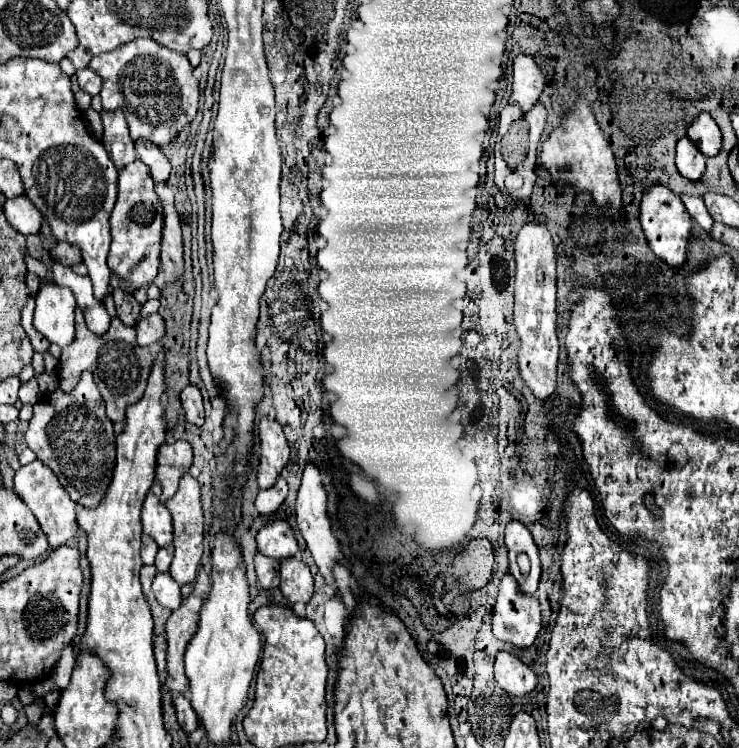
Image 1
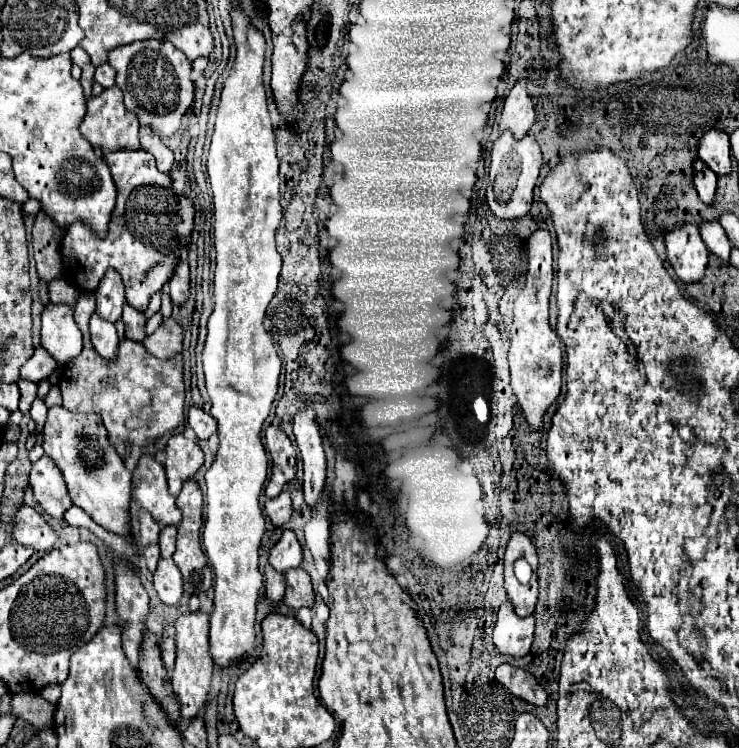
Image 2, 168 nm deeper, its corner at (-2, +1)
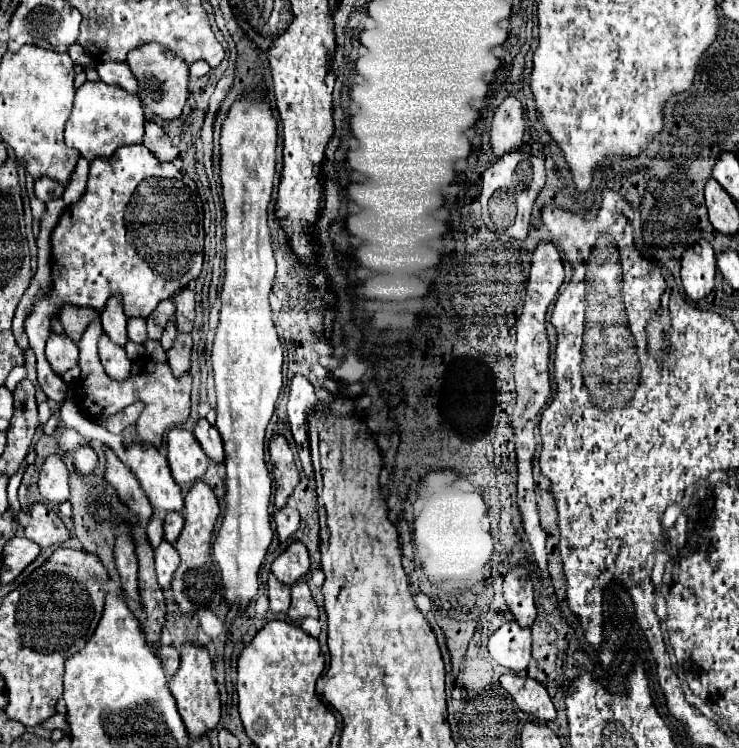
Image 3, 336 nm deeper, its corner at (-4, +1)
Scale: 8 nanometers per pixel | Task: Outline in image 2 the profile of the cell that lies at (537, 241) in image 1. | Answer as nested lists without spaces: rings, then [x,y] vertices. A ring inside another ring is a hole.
[[[535,230],[529,238],[529,270],[525,288],[515,300],[513,306],[513,324],[511,324],[511,348],[509,348],[509,368],[511,368],[511,386],[519,400],[519,406],[531,424],[531,428],[541,426],[541,418],[551,402],[557,400],[561,392],[561,374],[563,374],[563,354],[561,340],[549,326],[549,296],[553,282],[553,256],[551,256],[551,236],[547,230]]]

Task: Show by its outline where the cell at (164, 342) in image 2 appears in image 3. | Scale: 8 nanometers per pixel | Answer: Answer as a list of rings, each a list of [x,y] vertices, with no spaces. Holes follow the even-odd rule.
[[[177,332],[173,348],[167,352],[167,364],[171,366],[175,378],[181,378],[185,372],[191,370],[191,348],[193,348],[191,334]]]

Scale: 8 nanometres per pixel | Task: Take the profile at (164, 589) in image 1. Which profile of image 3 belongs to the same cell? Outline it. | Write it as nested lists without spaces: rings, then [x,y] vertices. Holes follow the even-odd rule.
[[[163,538],[163,542],[155,548],[155,568],[157,568],[157,578],[163,590],[169,590],[177,566],[179,566],[179,554],[173,550],[173,544],[169,544]]]

